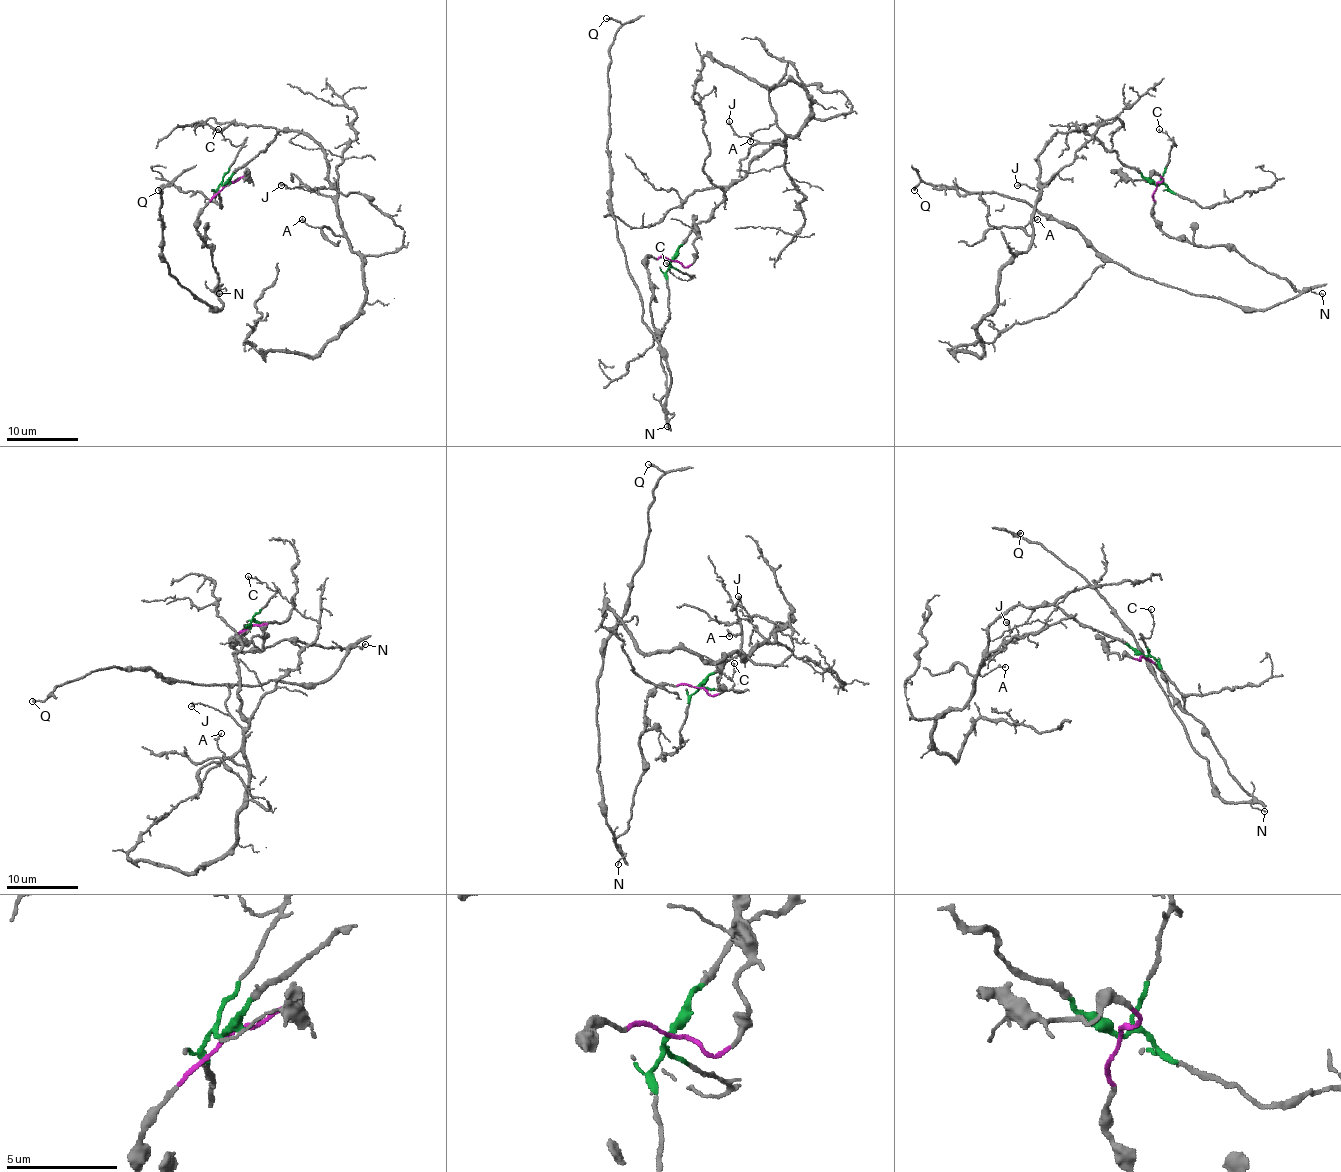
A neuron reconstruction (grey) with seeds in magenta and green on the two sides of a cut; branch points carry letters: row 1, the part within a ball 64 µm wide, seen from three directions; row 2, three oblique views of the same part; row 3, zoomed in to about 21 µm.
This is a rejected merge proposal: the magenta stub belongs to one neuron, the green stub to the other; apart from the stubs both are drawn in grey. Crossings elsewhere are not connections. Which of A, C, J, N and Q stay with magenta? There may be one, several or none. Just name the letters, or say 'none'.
N, Q

